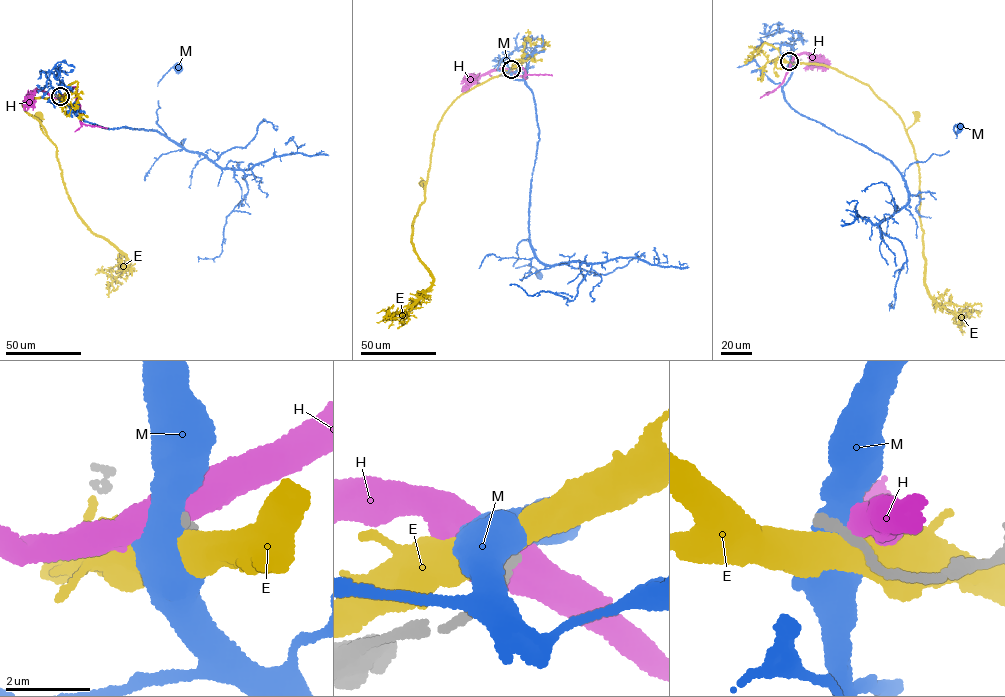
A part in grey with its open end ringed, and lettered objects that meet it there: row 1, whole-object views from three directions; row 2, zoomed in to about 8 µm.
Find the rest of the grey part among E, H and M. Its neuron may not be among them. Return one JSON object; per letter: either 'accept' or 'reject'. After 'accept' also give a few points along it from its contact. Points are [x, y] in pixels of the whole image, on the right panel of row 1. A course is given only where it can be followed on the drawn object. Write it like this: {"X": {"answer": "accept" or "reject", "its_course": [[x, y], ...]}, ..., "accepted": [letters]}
{"E": {"answer": "reject"}, "H": {"answer": "reject"}, "M": {"answer": "reject"}, "accepted": []}

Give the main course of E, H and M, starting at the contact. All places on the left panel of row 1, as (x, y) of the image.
E: (60, 97), (38, 97), (23, 104), (27, 113), (38, 120), (46, 135), (38, 115)
H: (60, 97), (74, 87), (81, 122), (106, 128)
M: (60, 97), (77, 115), (98, 126), (152, 129), (168, 137), (156, 122), (158, 82), (176, 66)

